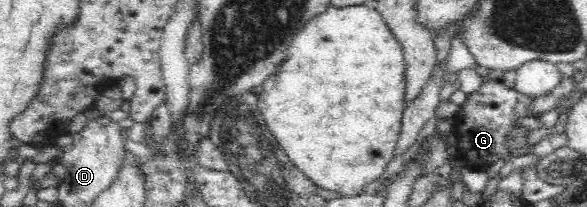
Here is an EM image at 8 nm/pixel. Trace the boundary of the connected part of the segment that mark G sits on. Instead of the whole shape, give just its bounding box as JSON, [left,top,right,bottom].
[453,77,534,171]

